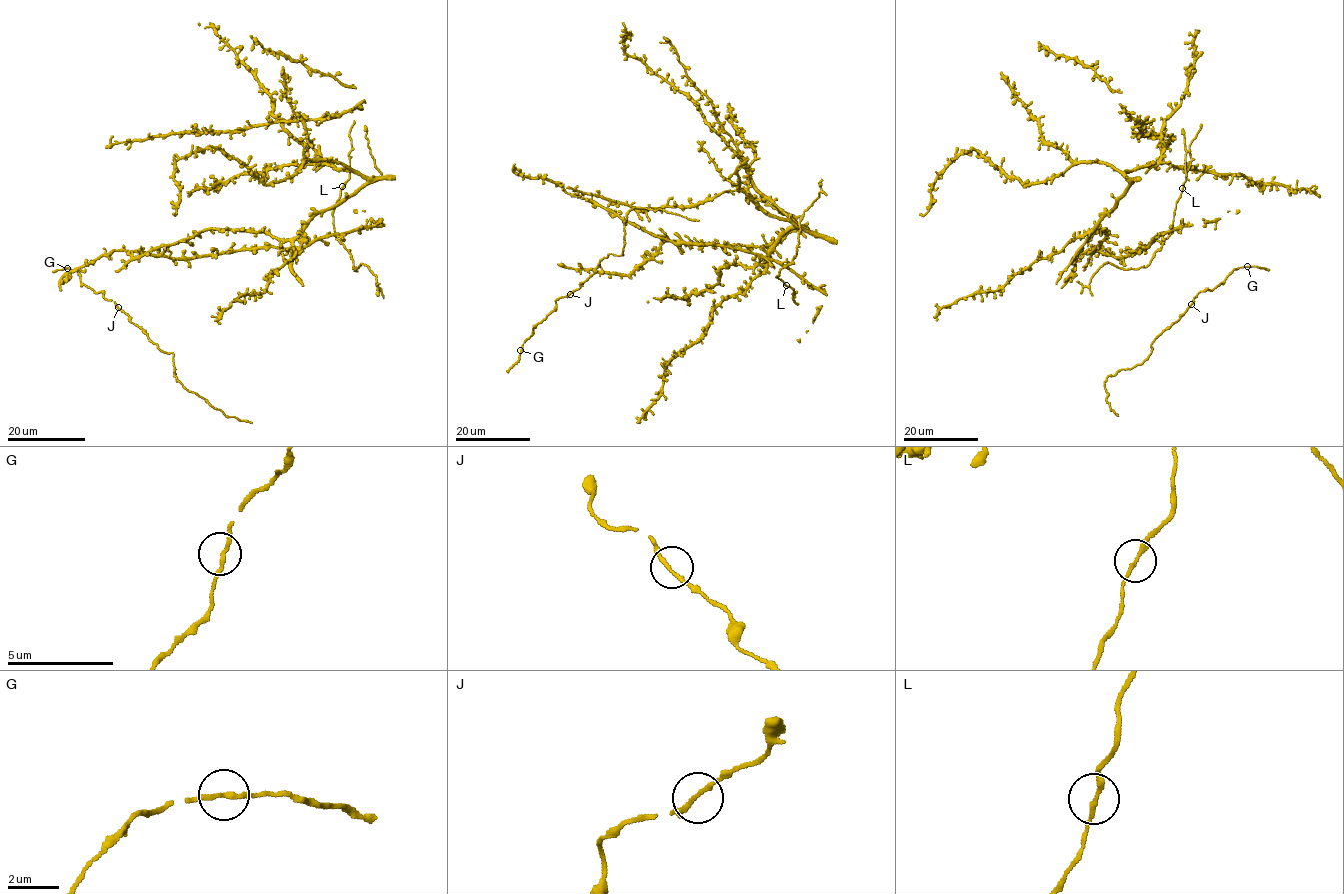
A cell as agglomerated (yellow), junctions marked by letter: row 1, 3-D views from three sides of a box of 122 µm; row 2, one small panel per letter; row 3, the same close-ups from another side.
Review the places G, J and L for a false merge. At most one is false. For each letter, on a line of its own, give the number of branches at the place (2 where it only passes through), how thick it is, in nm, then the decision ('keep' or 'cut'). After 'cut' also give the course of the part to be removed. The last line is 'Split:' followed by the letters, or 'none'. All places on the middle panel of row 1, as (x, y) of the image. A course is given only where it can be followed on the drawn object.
G: 2 branches meet; 180 nm thick; keep
J: 2 branches meet; 170 nm thick; keep
L: 2 branches meet; 180 nm thick; keep
Split: none

